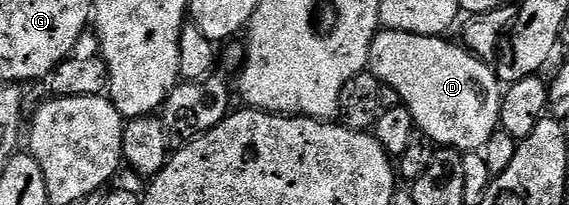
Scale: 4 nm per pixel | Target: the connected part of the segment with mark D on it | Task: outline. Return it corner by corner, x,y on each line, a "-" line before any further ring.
382,29
371,44
372,73
382,84
395,88
402,103
409,109
416,129
421,130
430,143
441,148
462,152
481,152
485,145
498,133
501,124
501,100
503,83
490,63
476,58
464,45
448,42
445,36
432,38
411,32

